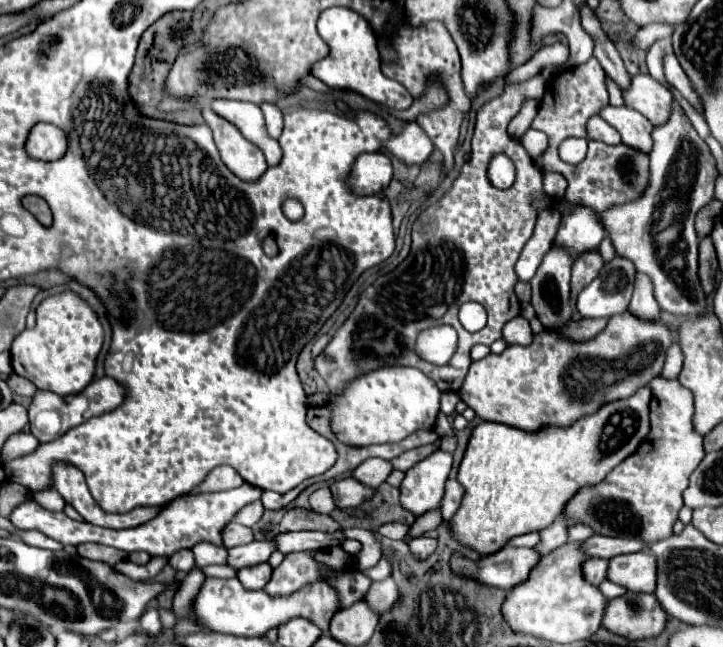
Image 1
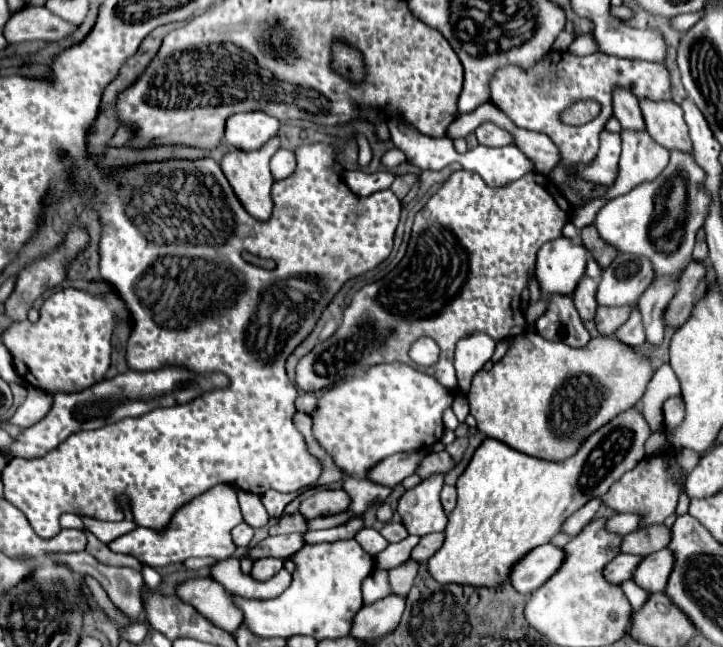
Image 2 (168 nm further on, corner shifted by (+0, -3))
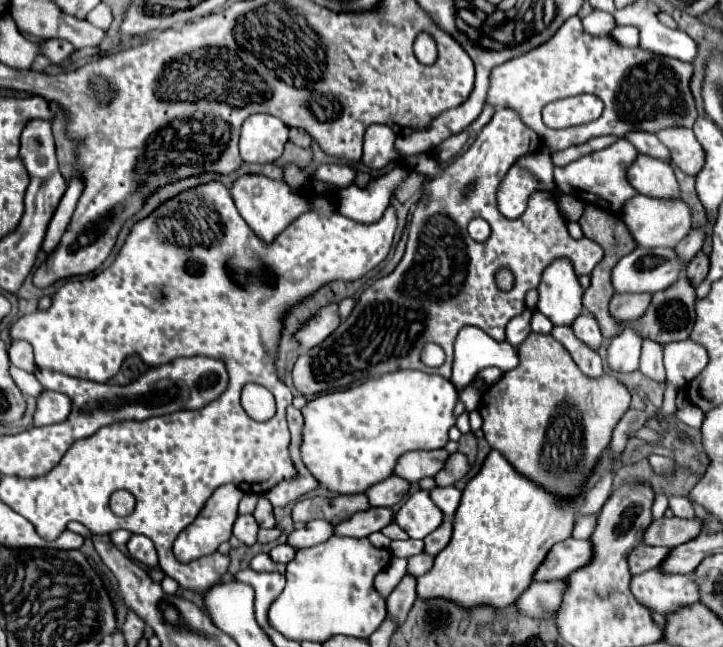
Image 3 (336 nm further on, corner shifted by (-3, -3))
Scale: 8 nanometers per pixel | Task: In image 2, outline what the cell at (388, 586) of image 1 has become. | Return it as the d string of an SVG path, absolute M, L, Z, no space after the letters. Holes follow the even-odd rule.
M407 561L407 563L399 565L397 569L391 569L389 571L391 593L399 595L399 597L407 597L415 575L417 575L417 563L415 561Z

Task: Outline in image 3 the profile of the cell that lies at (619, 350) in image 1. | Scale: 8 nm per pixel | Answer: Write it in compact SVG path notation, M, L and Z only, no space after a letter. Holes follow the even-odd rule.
M530 333L518 347L518 357L520 367L516 367L516 371L508 371L508 375L502 375L498 383L494 383L482 395L480 413L484 417L484 437L490 447L500 451L520 475L524 475L544 491L554 493L566 501L578 497L578 501L574 503L574 509L578 511L584 503L584 497L580 497L584 495L584 483L588 483L588 475L592 475L600 453L604 453L604 449L608 447L616 423L628 411L632 395L612 375L602 375L600 379L584 379L568 349L552 335Z

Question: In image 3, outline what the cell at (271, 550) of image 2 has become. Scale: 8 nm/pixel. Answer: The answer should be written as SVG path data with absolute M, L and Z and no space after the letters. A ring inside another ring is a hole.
M314 519L310 523L306 523L302 529L294 531L290 537L288 537L288 543L292 547L312 547L312 545L318 545L318 543L324 543L328 541L330 537L334 535L334 525L330 521L324 521L324 519Z

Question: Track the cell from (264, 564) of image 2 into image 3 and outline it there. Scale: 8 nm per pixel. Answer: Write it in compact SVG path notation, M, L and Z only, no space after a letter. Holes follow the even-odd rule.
M282 543L282 545L278 545L278 547L274 547L274 549L270 551L270 557L272 557L274 561L278 561L278 563L288 563L288 561L294 559L296 551L298 551L296 547L292 547L292 545L288 545L288 543Z

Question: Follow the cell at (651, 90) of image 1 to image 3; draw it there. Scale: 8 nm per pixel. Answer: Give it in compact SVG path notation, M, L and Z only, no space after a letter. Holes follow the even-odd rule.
M670 127L664 131L658 131L656 137L670 149L672 165L684 171L686 175L698 175L704 167L706 153L702 145L696 141L696 135L692 129L684 127Z

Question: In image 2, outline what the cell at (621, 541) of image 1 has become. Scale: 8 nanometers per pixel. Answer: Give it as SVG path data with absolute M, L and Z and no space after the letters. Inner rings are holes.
M653 525L625 535L619 549L621 553L645 557L649 553L661 551L663 547L667 547L667 543L669 543L669 529L665 525Z

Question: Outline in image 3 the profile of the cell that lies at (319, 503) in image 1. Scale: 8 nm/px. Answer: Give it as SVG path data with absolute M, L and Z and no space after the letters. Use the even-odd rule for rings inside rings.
M364 493L336 495L332 499L314 497L314 499L300 499L292 509L292 519L300 523L308 523L312 519L328 519L330 523L338 525L340 521L350 519L354 513L366 509L370 509L370 503Z

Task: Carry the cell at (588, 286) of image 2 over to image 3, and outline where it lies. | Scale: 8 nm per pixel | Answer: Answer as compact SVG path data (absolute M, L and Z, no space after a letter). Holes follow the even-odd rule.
M586 313L580 315L580 319L576 319L576 323L572 325L572 331L590 349L594 349L594 351L600 349L602 335L600 335L598 323L596 323L596 319L592 319L592 315L586 315Z

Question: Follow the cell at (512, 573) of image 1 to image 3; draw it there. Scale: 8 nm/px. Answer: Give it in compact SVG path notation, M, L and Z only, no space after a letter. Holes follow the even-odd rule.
M566 539L562 543L556 543L550 553L546 555L544 563L538 567L534 581L544 579L566 579L570 573L586 567L594 557L592 541L578 541L578 539Z

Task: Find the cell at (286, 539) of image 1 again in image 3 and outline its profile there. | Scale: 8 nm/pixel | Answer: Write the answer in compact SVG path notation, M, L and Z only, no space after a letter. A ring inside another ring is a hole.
M370 507L368 511L356 513L350 519L336 525L336 535L346 537L368 537L374 531L384 529L394 521L394 513L388 507Z

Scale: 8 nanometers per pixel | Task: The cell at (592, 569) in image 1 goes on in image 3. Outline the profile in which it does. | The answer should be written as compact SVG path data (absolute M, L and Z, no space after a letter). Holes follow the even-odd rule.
M640 545L636 547L636 551L632 551L632 555L628 557L630 563L630 571L634 575L638 575L640 571L648 571L652 567L658 567L670 553L670 547L650 547L650 545Z

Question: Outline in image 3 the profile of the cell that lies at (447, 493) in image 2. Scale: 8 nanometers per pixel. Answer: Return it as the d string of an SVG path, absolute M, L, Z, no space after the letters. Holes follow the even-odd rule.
M436 487L430 491L430 499L444 513L446 519L454 519L454 513L460 505L462 493L456 487Z

